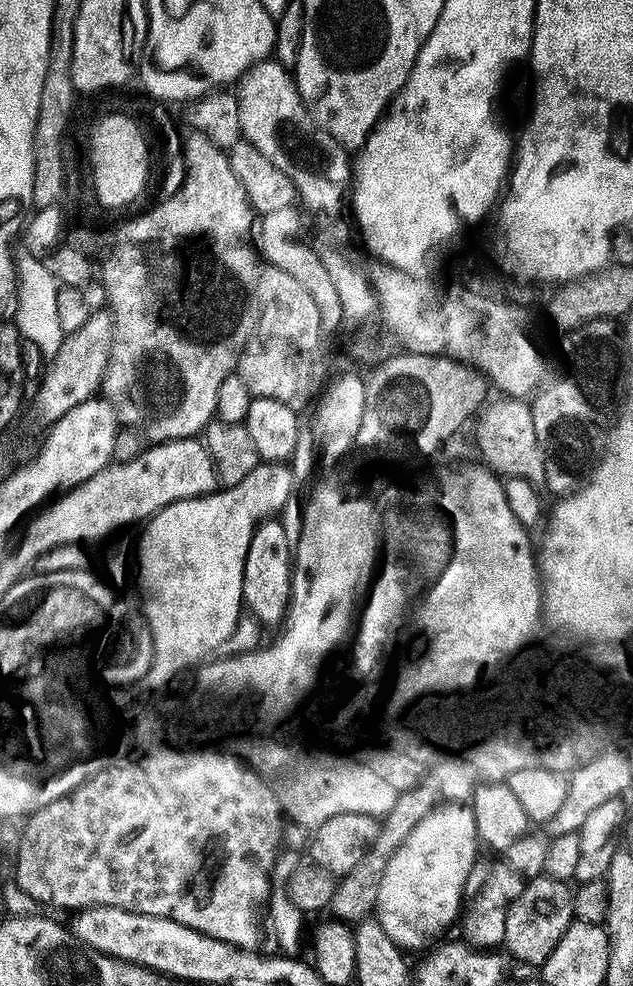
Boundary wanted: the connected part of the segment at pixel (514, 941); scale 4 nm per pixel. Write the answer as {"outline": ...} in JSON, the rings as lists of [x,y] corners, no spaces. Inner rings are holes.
{"outline":[[[541,874],[531,880],[514,898],[510,910],[506,914],[506,938],[503,947],[508,948],[507,955],[521,960],[524,964],[543,966],[546,958],[554,954],[554,946],[566,934],[566,930],[573,922],[572,894],[573,889],[563,880],[555,880],[553,876]]]}

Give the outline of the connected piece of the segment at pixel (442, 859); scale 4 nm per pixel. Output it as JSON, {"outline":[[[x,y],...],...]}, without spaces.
{"outline":[[[464,802],[440,804],[406,834],[406,842],[398,846],[398,854],[390,858],[390,866],[386,866],[386,874],[382,874],[374,913],[397,947],[427,949],[435,936],[442,935],[455,920],[457,923],[466,900],[464,887],[470,870],[478,862],[476,848],[474,816]]]}

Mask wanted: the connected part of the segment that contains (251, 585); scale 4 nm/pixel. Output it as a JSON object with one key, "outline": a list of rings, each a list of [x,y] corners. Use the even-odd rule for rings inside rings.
{"outline":[[[269,518],[257,524],[246,550],[246,566],[242,570],[243,607],[253,611],[261,625],[285,623],[288,603],[292,597],[294,545],[286,540],[279,519]]]}

